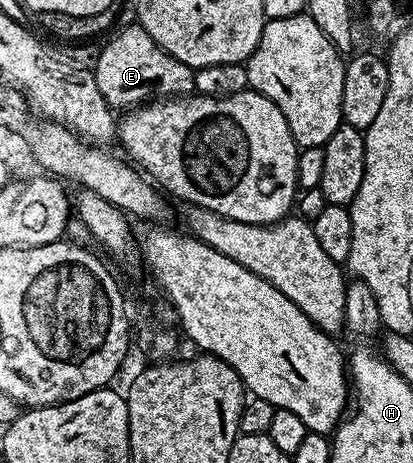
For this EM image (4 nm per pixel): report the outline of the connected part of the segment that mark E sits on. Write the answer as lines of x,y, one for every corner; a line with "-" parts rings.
132,23
117,37
103,42
100,58
94,70
98,91
102,91
109,106
131,110
153,99
167,99
191,94
194,90
194,71
186,63
174,59
139,23

